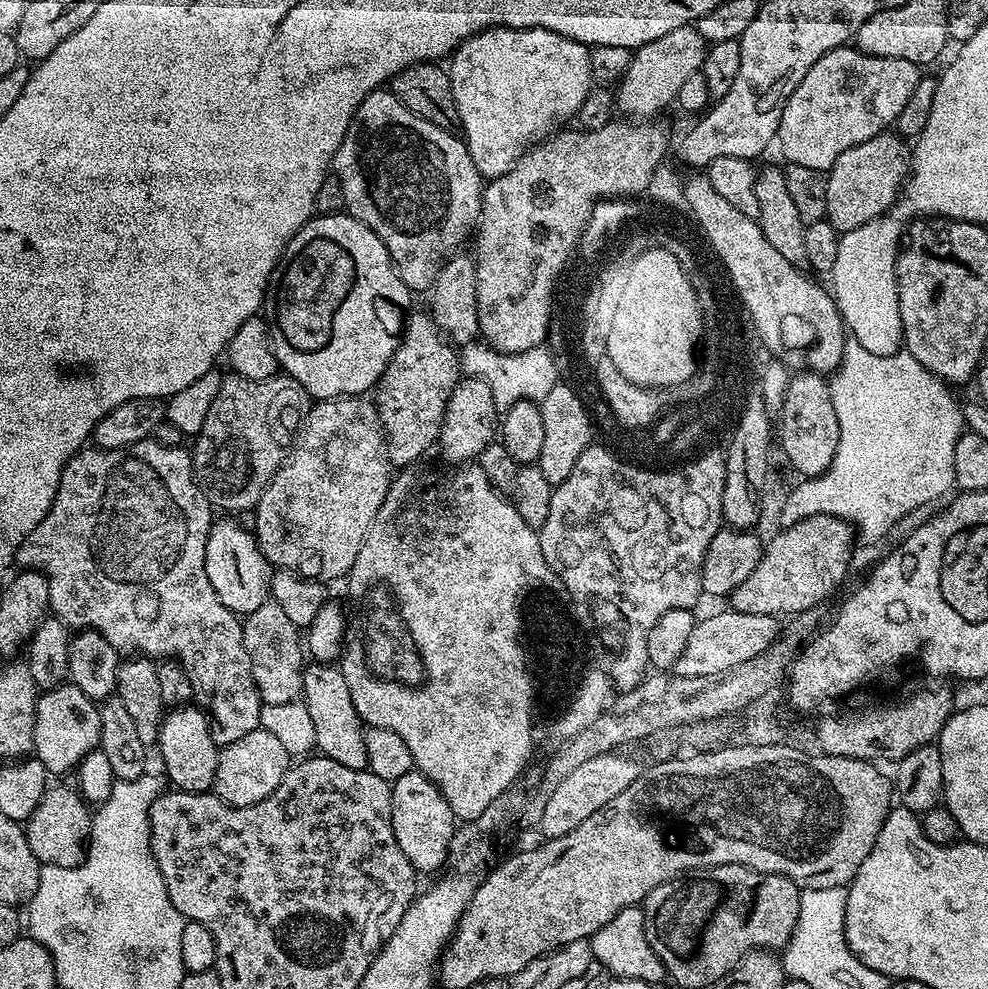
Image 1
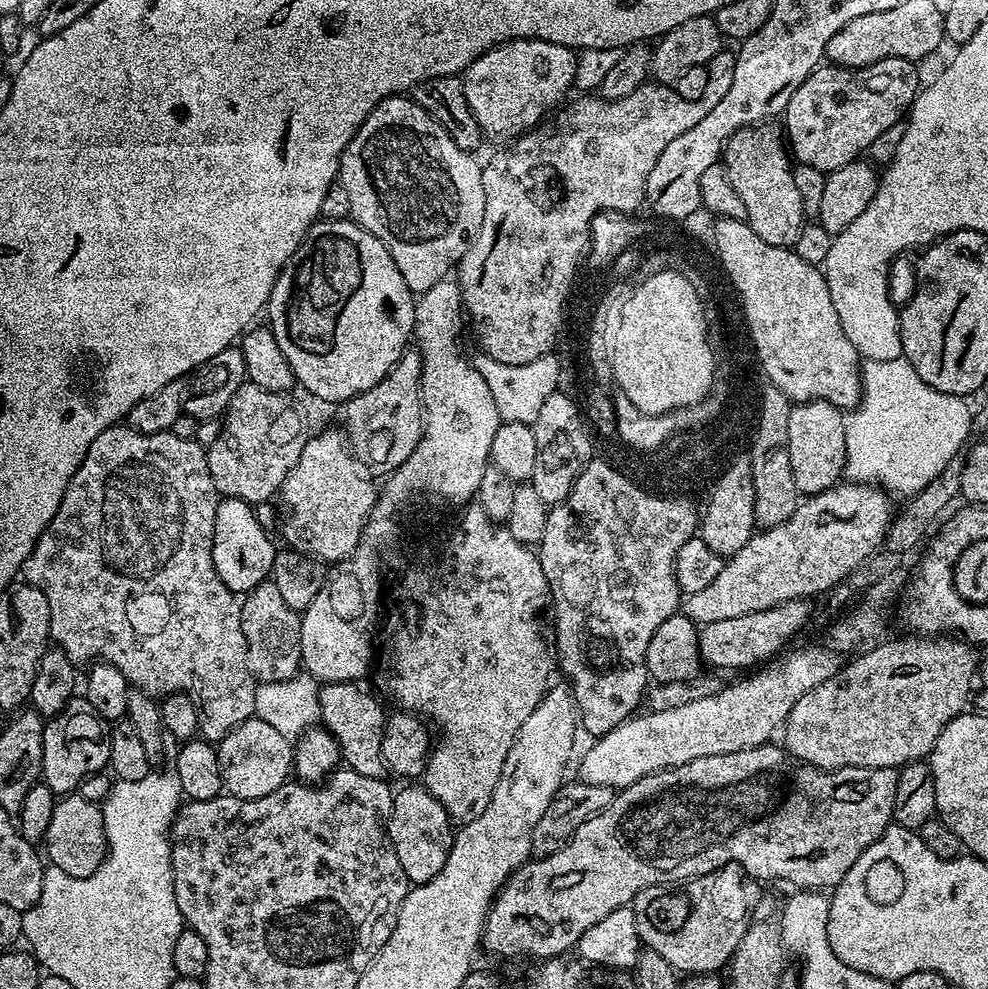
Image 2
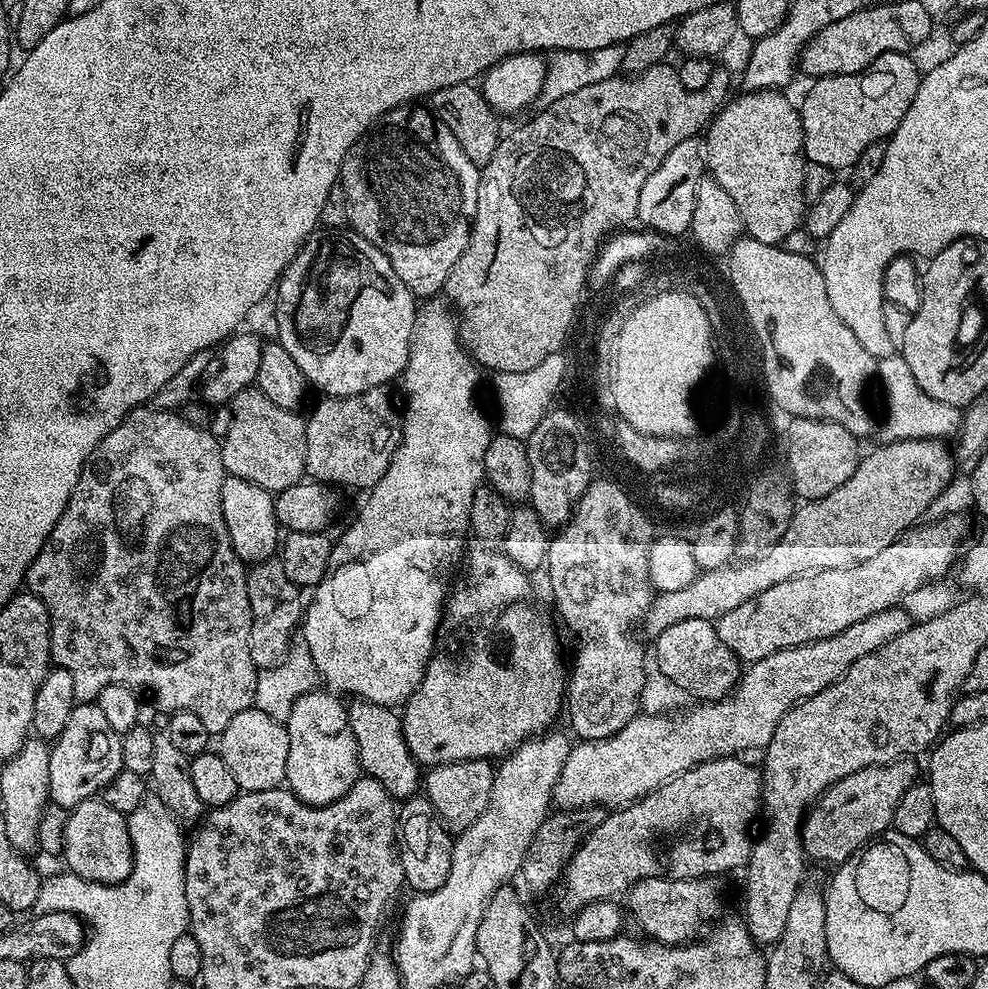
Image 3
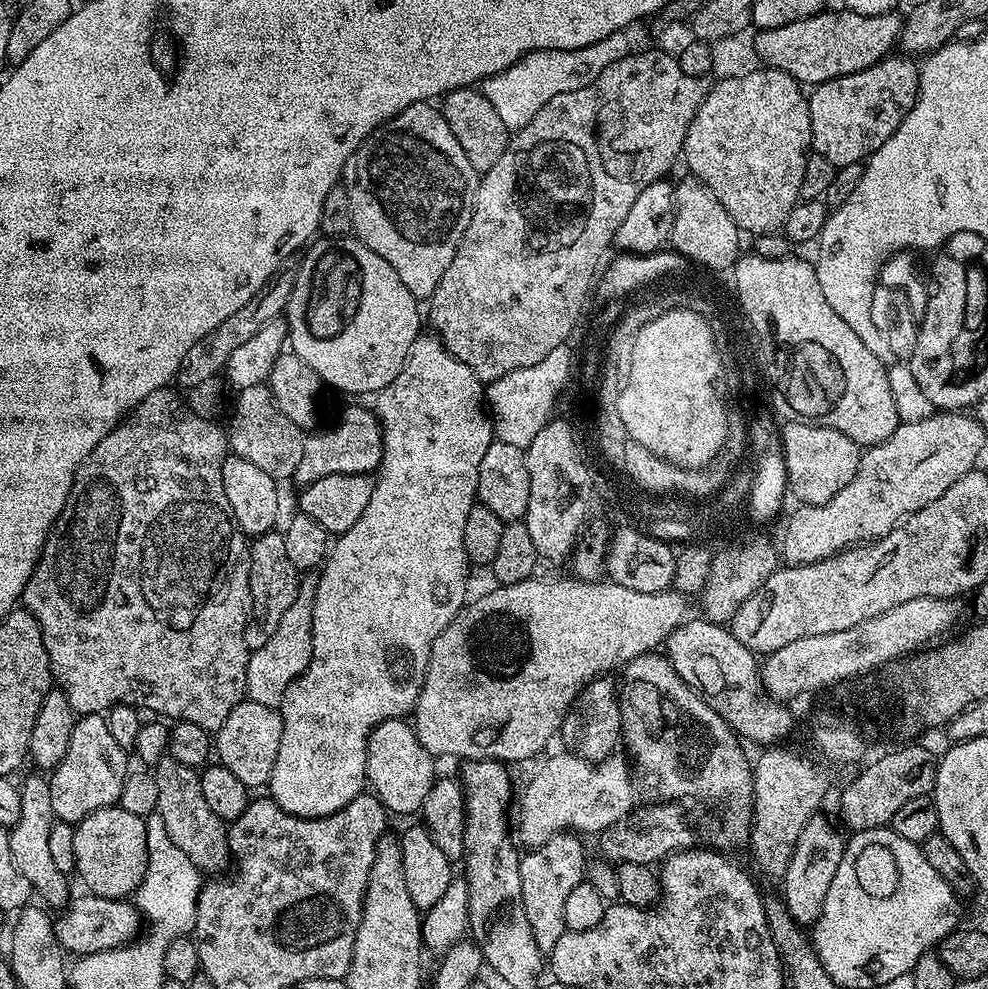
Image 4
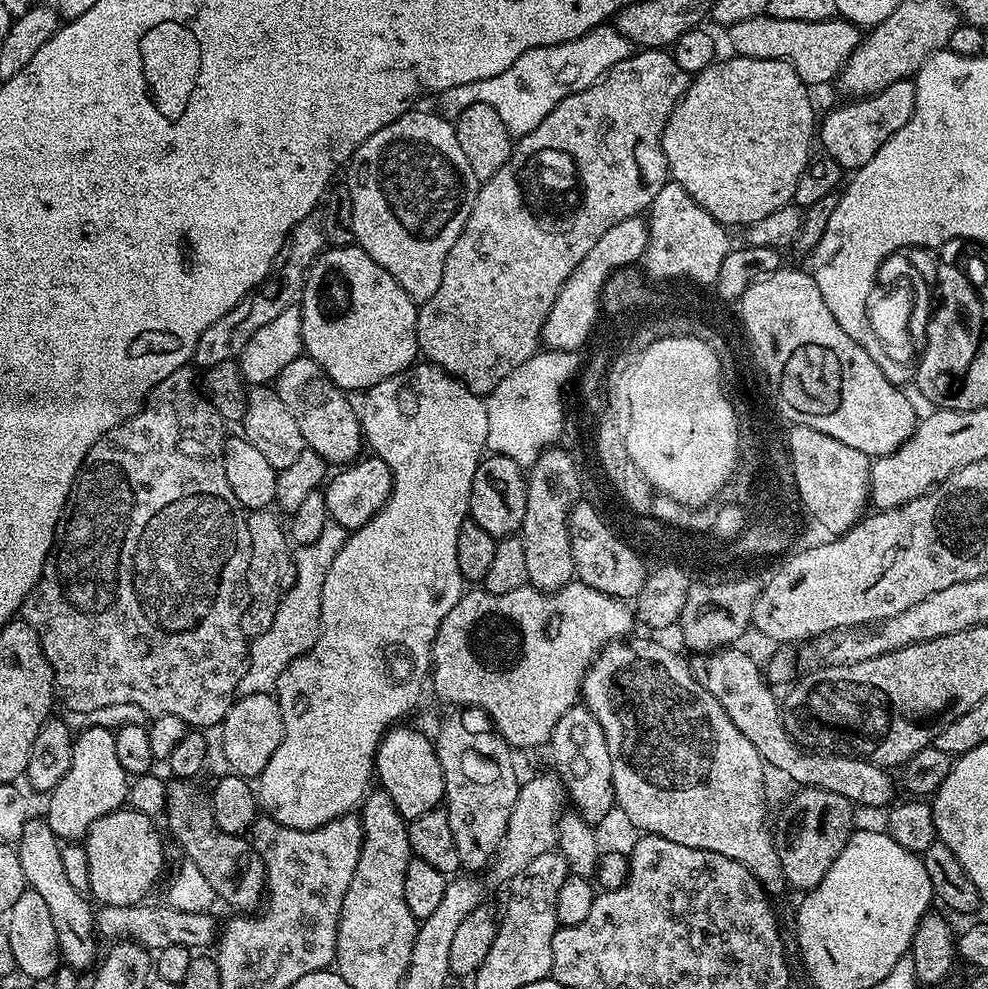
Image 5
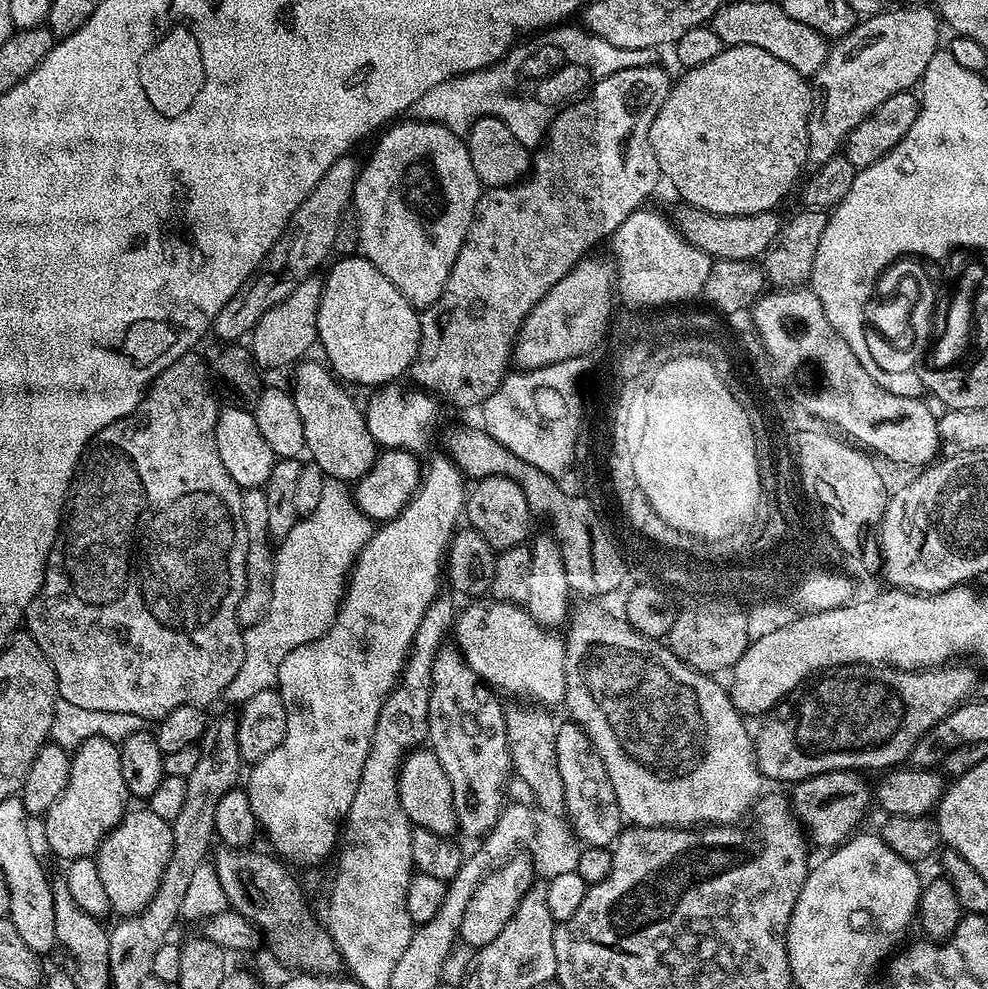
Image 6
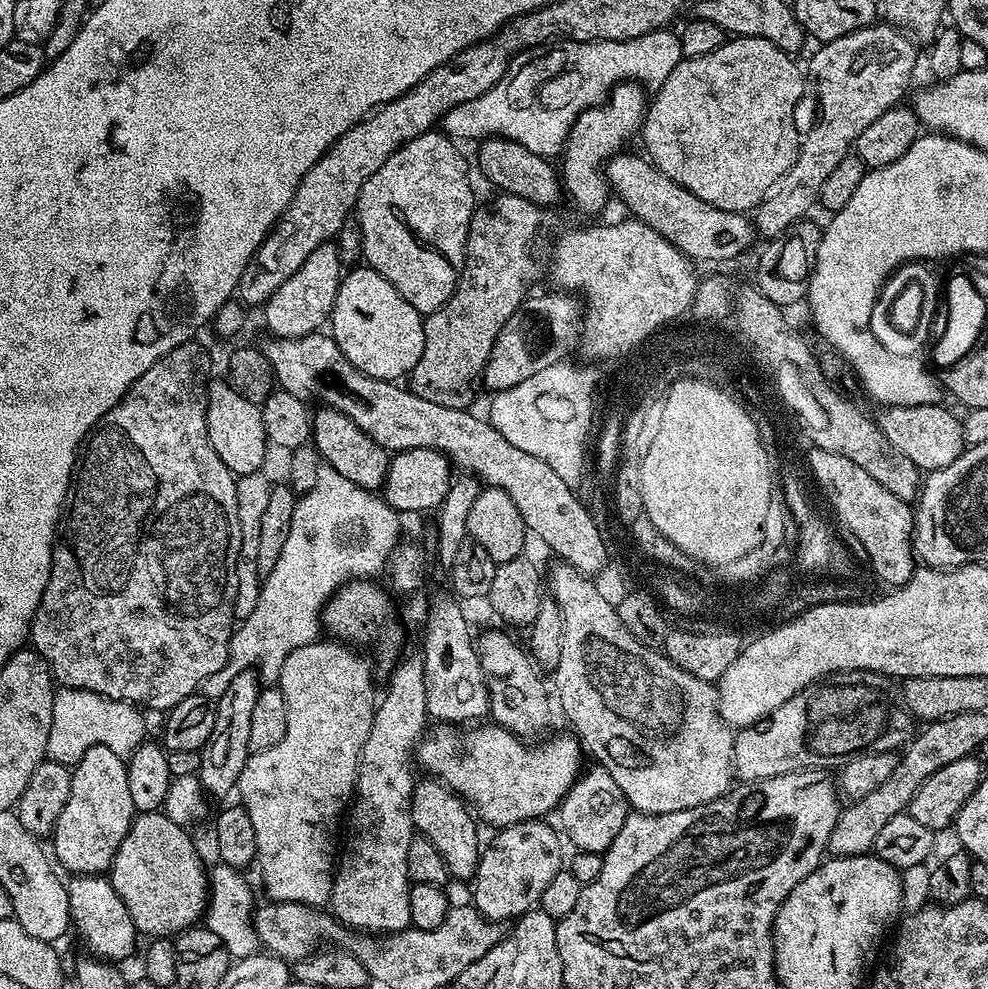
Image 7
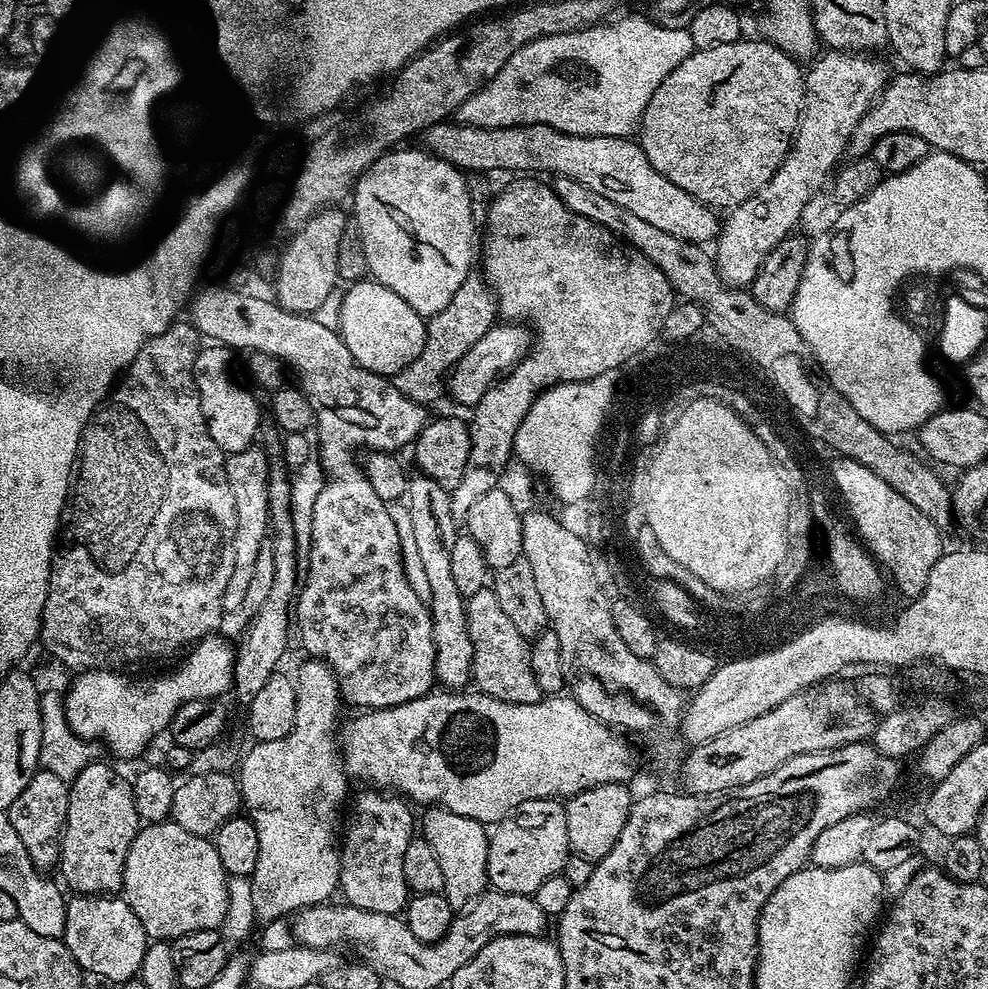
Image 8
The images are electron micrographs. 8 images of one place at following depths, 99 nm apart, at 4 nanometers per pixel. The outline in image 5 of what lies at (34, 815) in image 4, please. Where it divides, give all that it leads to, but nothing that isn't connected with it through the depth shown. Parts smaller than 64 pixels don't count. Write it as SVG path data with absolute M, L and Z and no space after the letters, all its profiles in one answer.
M30 818L26 822L22 830L22 838L15 845L18 850L18 862L22 862L24 883L30 891L39 894L46 901L50 918L54 921L54 934L58 934L58 946L63 963L73 970L88 967L91 969L98 960L98 952L96 956L98 933L93 905L85 893L74 890L74 886L70 886L70 878L62 867L61 841L56 839L54 830L50 830L47 819L36 819Z

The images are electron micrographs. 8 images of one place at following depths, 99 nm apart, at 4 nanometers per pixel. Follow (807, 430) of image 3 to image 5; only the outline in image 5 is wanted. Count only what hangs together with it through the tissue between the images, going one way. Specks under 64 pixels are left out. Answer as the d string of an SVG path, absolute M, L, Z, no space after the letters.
M814 434L814 448L806 448L800 452L798 444L788 454L791 463L791 479L796 479L796 492L800 495L801 505L807 509L812 504L820 504L811 519L820 523L828 534L849 532L855 524L859 524L870 504L870 485L872 483L872 460L862 450L854 450L854 446L846 446L846 442L838 442L838 438L830 438L830 434Z

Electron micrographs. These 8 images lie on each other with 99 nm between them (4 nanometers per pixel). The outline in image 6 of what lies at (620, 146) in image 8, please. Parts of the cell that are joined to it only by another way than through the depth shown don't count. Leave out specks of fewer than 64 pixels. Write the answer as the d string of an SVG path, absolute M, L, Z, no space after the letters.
M681 207L681 212L674 216L681 234L694 246L698 246L707 256L713 260L755 260L759 261L767 252L768 247L778 238L782 216L779 211L763 212L762 214L742 214L741 216L723 216L722 214L710 214L701 208Z

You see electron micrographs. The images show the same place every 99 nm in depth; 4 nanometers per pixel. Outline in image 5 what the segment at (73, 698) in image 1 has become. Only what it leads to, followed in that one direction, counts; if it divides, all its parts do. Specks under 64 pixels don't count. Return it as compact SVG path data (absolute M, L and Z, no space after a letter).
M85 728L73 739L74 758L70 758L70 770L66 770L66 778L62 778L62 782L58 782L56 789L47 797L46 819L57 840L83 841L98 818L125 807L129 799L130 777L118 762L115 737L111 728Z

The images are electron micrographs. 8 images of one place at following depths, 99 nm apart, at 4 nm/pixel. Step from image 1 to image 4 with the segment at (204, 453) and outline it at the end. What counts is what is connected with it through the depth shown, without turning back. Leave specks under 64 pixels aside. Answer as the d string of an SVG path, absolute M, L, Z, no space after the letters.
M267 383L246 386L235 393L236 405L232 408L232 425L227 425L226 435L231 455L254 462L265 474L277 482L295 477L298 462L302 458L302 442L305 433L278 406Z

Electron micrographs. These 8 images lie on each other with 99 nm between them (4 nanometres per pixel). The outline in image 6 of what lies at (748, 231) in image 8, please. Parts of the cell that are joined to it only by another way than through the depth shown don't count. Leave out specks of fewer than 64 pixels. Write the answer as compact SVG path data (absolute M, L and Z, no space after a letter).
M935 7L928 8L896 8L893 12L881 10L875 15L869 15L867 18L861 19L855 28L851 28L845 36L839 37L838 42L831 45L828 57L819 72L816 73L814 80L818 85L818 107L815 109L814 115L808 122L808 164L815 166L826 163L831 156L837 155L843 149L845 140L852 133L852 128L858 126L870 114L874 114L874 110L878 110L878 106L882 106L882 102L886 102L886 98L894 98L894 94L906 92L915 89L920 81L924 79L924 71L926 66L930 66L930 58L934 58L934 54L941 47L940 44L940 28L942 29L942 21Z

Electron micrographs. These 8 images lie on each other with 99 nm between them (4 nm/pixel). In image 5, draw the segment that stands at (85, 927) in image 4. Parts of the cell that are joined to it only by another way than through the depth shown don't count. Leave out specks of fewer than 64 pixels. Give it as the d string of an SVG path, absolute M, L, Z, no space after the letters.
M141 902L134 906L103 905L95 913L96 931L101 937L109 936L109 941L132 940L149 950L159 950L166 946L186 946L193 950L208 950L218 939L218 923L211 911L187 912L156 904Z

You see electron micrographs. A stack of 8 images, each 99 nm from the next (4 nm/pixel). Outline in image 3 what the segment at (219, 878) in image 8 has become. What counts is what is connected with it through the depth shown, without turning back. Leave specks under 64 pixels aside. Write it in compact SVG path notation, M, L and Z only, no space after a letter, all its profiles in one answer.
M102 798L87 800L71 809L66 822L62 860L68 863L65 864L67 871L81 876L83 880L99 884L120 884L132 872L132 843L130 842L127 815L114 810L114 807L108 805Z

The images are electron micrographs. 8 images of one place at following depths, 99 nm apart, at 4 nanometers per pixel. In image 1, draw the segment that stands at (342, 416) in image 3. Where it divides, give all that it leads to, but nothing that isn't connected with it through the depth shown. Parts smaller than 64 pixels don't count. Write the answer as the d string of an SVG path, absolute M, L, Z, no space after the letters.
M413 311L405 319L400 344L396 348L396 353L390 358L386 370L381 374L380 383L374 392L374 403L380 414L380 423L386 433L388 462L392 466L415 465L419 461L416 460L419 456L426 455L431 448L434 448L440 439L440 427L444 421L446 402L462 376L457 349L449 343L427 311L415 312Z

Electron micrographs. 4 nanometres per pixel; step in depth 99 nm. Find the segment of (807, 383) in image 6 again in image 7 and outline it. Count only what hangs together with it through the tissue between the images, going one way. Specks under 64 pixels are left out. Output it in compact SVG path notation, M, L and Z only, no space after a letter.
M943 403L923 404L922 406L885 407L880 417L875 417L875 424L886 436L886 442L898 450L898 454L906 454L914 466L925 473L950 466L954 458L958 458L965 450L962 420Z

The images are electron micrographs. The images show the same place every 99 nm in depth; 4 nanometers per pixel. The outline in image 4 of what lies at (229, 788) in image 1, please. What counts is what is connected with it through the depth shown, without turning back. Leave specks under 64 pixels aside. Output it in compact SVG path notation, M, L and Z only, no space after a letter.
M247 698L240 701L234 710L230 710L230 718L222 722L222 726L214 734L214 752L219 763L232 771L249 790L263 789L274 770L274 758L278 758L278 746L282 746L282 726L284 719L279 711L270 706L262 706L262 702L254 702Z

